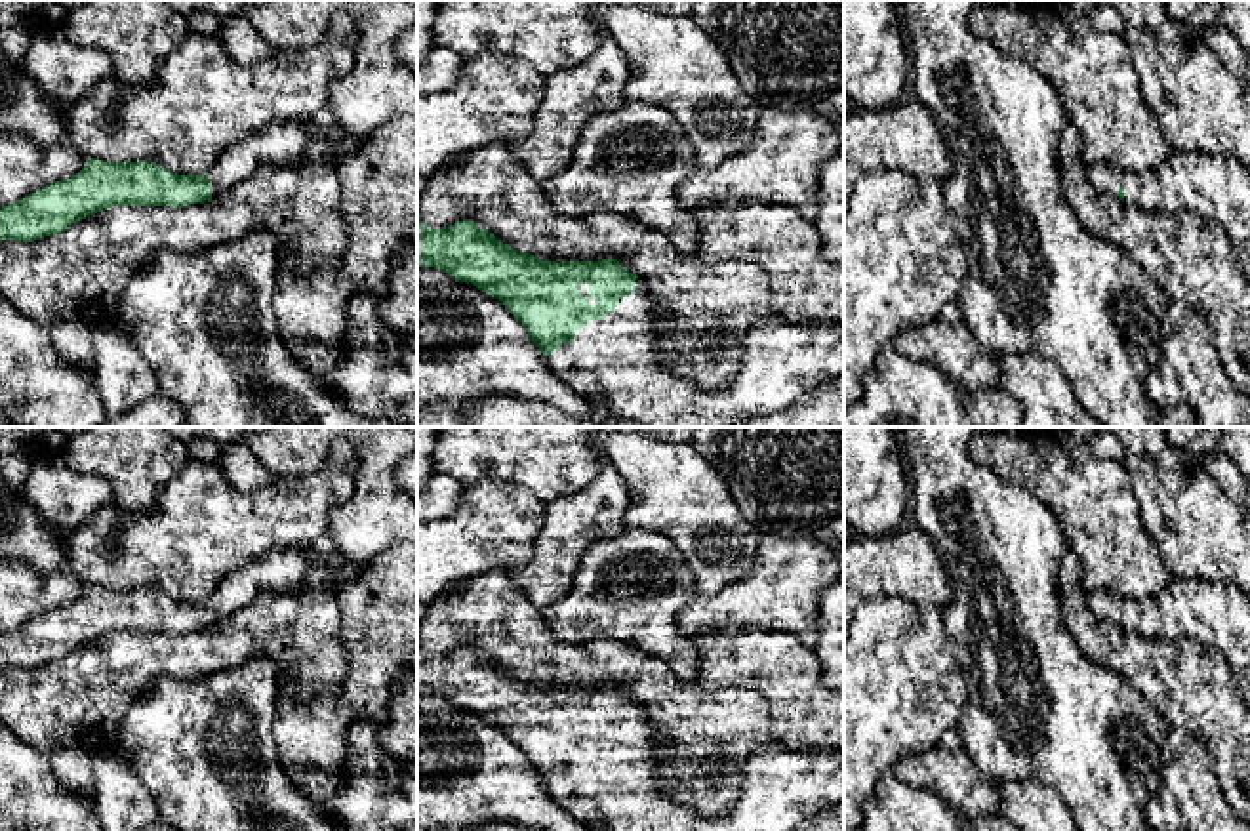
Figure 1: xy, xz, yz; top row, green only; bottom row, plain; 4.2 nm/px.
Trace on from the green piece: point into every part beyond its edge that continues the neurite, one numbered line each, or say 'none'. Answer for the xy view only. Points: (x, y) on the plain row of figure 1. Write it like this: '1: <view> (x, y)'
1: xy (282, 570)

